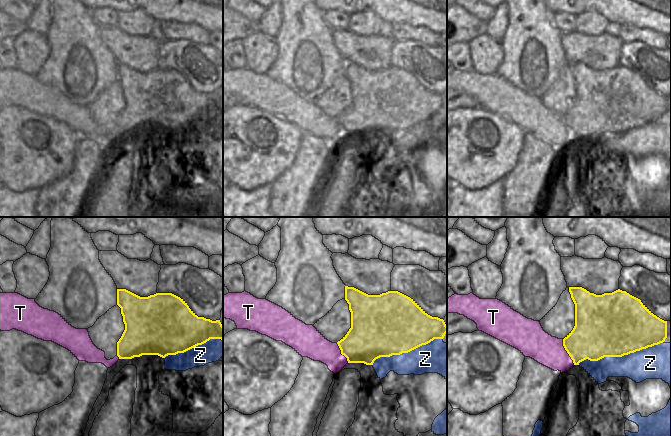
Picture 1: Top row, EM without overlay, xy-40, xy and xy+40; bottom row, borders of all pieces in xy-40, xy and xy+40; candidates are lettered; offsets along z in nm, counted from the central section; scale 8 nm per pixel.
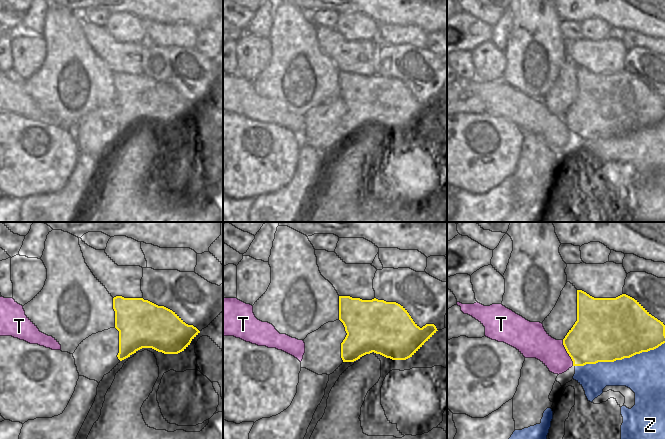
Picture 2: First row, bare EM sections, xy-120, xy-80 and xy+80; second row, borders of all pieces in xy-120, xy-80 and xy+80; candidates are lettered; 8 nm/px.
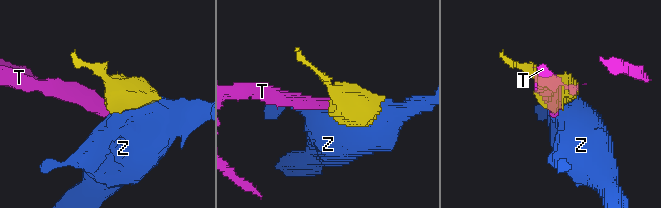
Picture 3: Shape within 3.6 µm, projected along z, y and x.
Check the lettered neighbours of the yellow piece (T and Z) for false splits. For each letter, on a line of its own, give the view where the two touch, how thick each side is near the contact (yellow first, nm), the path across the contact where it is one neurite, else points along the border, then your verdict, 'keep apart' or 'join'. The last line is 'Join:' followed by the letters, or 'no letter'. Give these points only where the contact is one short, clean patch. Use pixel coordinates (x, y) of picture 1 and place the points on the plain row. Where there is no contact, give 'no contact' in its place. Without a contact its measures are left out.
T: contact in xy+40; calibres 360 and 240 nm; border xy+40 (562, 115), (562, 121), (574, 140); keep apart
Z: contact in xy+40; calibres 500 and 260 nm; keep apart
Join: no letter

